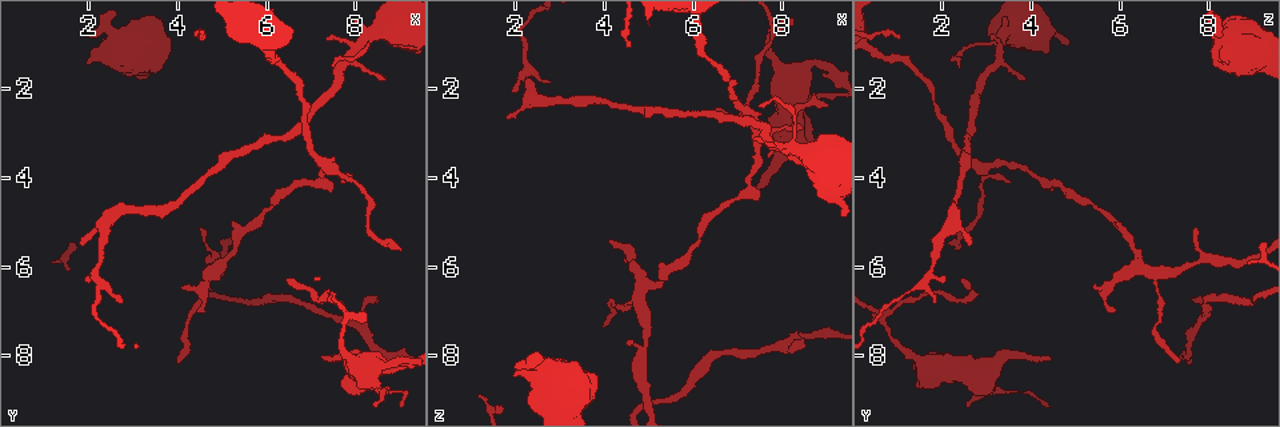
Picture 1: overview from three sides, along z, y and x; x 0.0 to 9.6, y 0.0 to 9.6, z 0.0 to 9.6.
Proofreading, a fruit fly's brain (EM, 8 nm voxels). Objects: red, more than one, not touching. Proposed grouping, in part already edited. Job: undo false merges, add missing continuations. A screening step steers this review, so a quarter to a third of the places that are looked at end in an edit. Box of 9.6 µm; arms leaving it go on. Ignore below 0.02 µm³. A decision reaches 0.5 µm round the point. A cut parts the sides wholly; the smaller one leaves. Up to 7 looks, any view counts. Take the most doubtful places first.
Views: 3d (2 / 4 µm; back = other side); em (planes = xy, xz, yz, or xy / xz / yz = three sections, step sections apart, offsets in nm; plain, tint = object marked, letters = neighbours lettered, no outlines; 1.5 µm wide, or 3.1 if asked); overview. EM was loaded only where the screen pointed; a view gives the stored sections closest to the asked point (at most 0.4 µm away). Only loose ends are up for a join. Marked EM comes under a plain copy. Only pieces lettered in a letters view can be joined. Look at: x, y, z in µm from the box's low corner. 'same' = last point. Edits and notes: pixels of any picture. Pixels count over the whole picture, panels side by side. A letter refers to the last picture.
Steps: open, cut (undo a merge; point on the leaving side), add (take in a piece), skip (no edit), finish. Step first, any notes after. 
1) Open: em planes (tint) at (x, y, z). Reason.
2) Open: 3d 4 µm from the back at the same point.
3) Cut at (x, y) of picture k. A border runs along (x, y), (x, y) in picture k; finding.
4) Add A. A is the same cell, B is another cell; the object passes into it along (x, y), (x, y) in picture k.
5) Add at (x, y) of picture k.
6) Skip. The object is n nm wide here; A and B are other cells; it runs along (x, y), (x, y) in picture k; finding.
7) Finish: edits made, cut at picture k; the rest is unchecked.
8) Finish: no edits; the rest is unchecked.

Open: em planes (tint) at (8.50, 6.70, 7.65). Branch stops here.

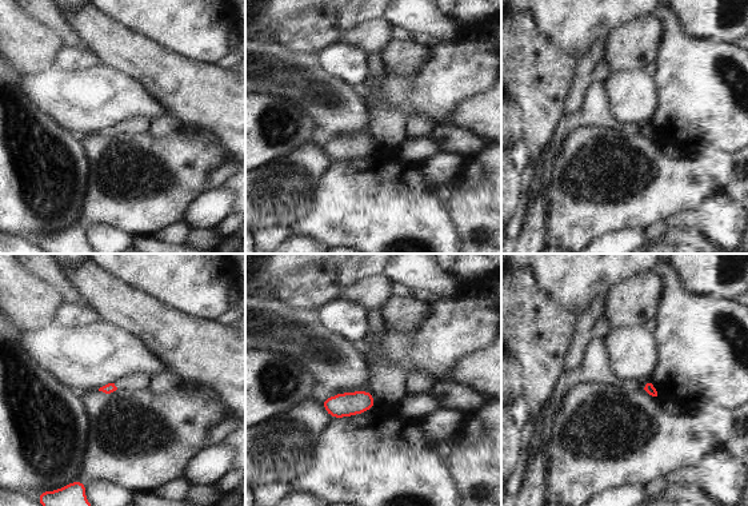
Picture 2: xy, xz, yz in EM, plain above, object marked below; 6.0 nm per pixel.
Open: em planes (letters) at the same point.

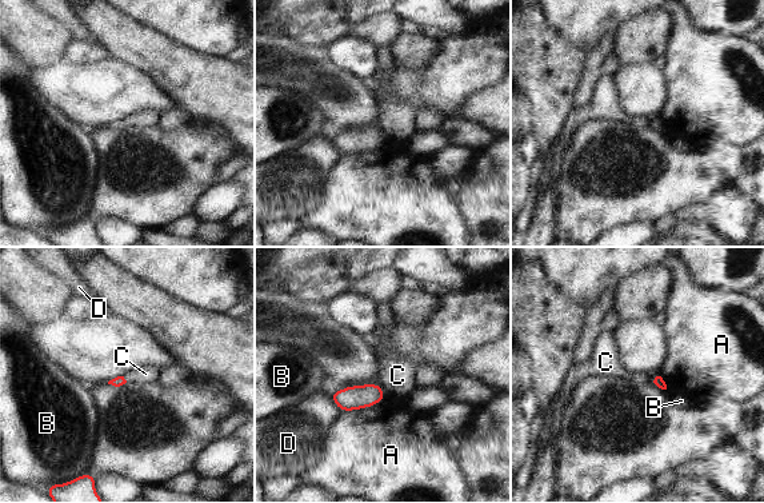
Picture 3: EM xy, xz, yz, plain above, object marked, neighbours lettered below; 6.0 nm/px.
Skip. A, B, C and D are other cells; none of them fits.

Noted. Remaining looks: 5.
Open: 3d 2 µm at (7.25, 8.05, 4.40). An open end.

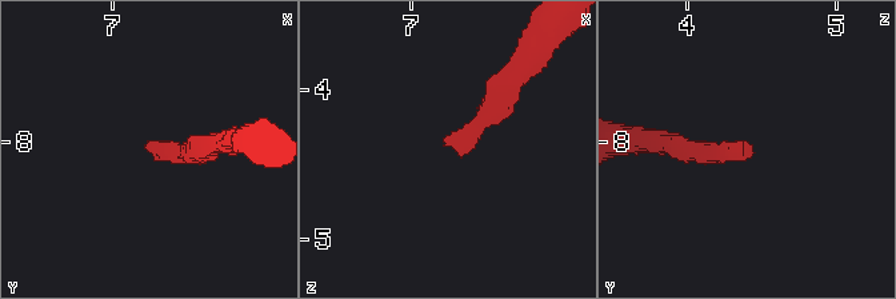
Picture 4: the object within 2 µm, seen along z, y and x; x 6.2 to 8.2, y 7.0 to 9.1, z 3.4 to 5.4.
Open: em yz step 8 (letters) at (7.24, 8.04, 4.38). Shape alone is not enough.

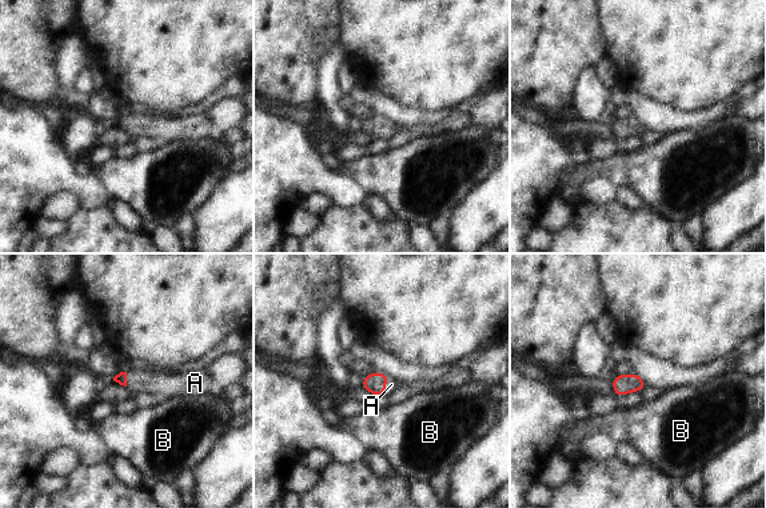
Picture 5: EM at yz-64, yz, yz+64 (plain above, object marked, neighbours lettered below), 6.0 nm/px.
Open: em planes (letters) at the same point.

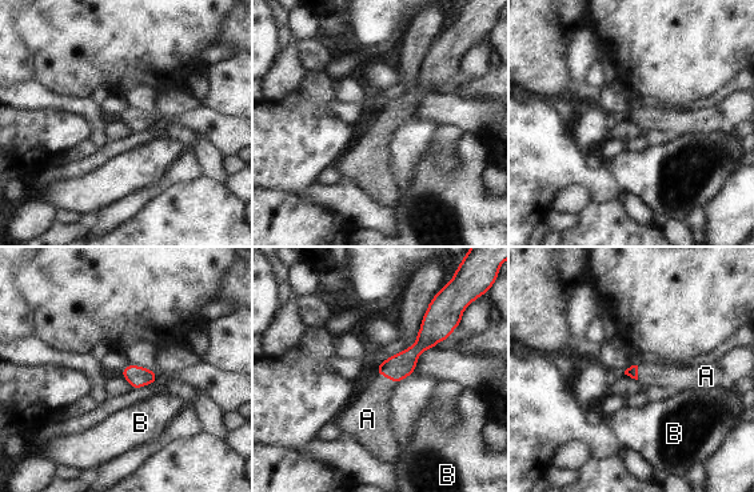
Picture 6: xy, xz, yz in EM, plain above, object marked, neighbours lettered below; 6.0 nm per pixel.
Add A. A is the same cell, B is another cell; the object passes into it along (401, 366), (386, 376), (370, 414) in picture 6; the neuron continues.

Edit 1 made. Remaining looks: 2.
Open: 3d 2 µm at (7.80, 7.05, 0.70). Three arms meet.

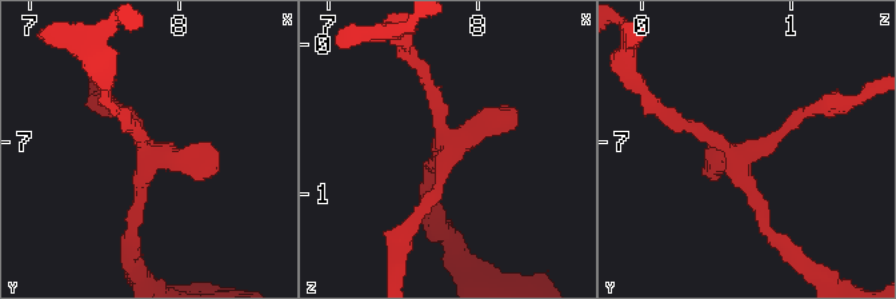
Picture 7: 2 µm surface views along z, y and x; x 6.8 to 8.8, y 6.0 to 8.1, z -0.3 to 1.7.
Open: em yz step 4 (letters) at (7.82, 7.06, 0.68). 3 arms meet here.

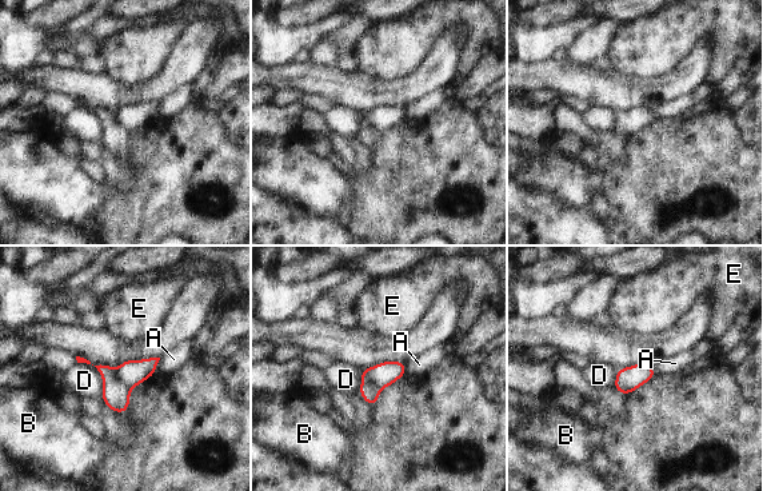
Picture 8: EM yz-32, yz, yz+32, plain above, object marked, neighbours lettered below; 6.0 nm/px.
Cut at (131, 372) of picture 8. A, B, D and E are other cells; a border runs along (115, 370), (115, 375), (130, 390) in picture 8; two neurons meet here.

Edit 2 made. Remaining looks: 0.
Finish: edits made, add at picture 6, cut at picture 8; the rest is unchecked.

